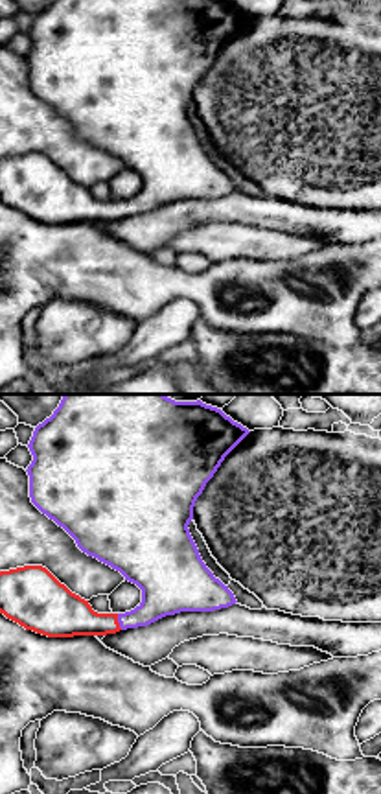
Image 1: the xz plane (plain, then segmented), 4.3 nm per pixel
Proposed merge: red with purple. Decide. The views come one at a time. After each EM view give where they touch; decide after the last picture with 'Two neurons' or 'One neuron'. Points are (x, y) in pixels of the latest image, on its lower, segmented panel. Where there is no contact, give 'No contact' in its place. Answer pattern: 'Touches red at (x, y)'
Touches red at (116, 621)

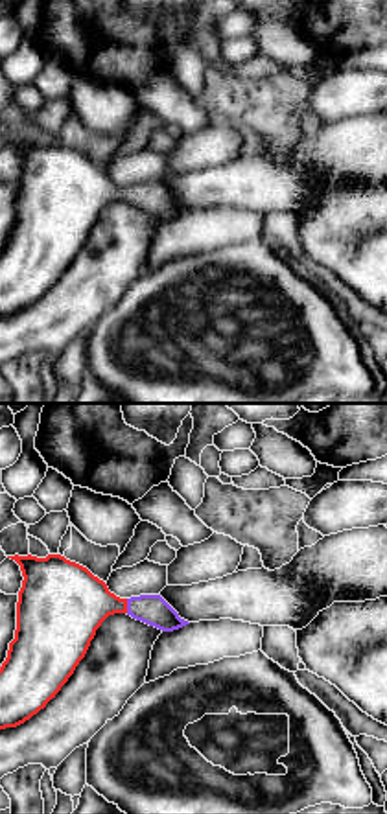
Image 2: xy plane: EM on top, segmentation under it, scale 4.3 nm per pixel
Touches red at (126, 606)

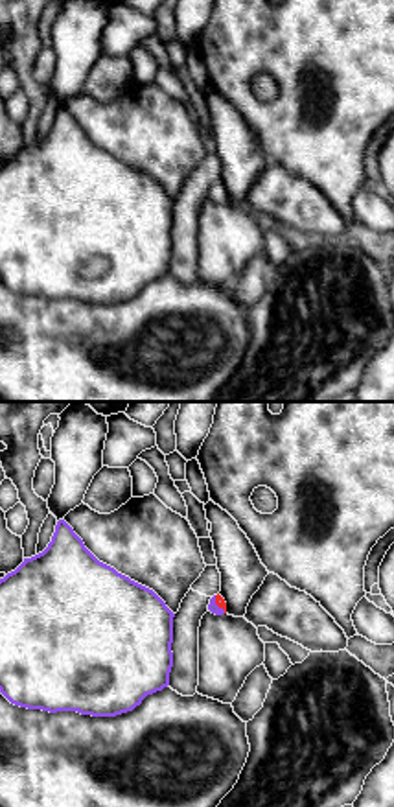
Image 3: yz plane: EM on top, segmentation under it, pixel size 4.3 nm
Touches red at (218, 605)

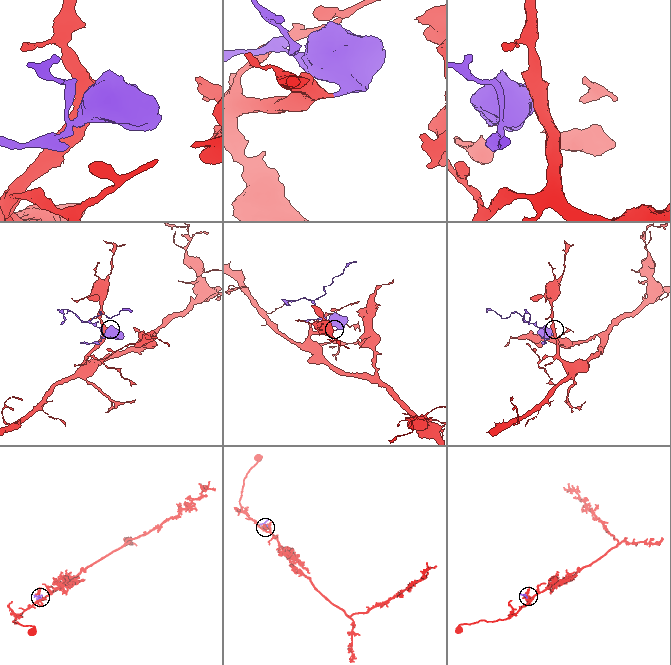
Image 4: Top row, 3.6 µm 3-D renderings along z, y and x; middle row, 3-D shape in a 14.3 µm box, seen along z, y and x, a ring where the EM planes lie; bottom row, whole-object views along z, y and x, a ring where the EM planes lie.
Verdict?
One neuron

